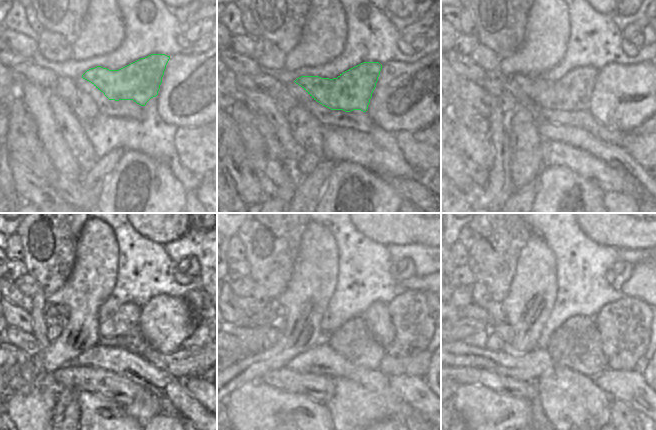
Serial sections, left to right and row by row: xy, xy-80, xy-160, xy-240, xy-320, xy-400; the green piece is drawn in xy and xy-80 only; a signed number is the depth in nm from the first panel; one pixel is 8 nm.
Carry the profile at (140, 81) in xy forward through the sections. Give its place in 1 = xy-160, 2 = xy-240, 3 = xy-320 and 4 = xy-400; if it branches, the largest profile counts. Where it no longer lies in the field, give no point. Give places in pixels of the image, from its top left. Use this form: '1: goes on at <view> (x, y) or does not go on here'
1: goes on at xy-160 (572, 93)
2: goes on at xy-240 (127, 318)
3: goes on at xy-320 (278, 310)
4: goes on at xy-400 (495, 309)

